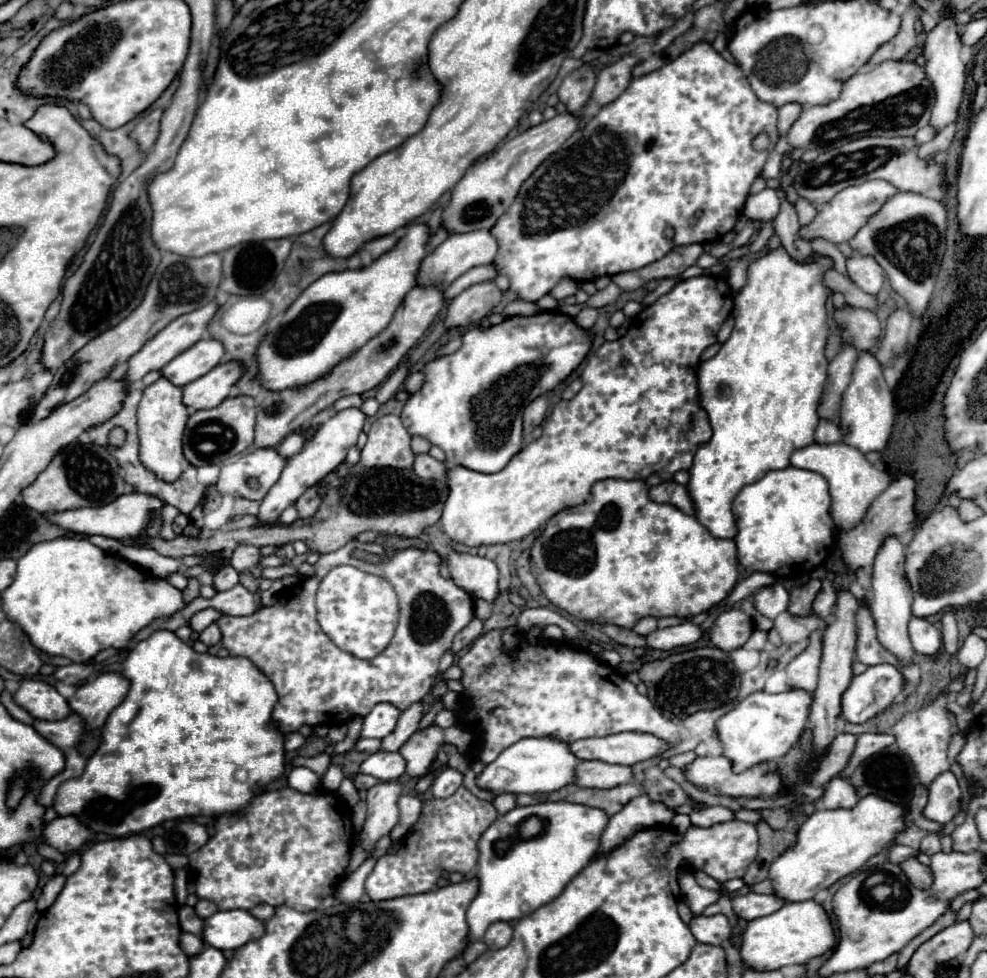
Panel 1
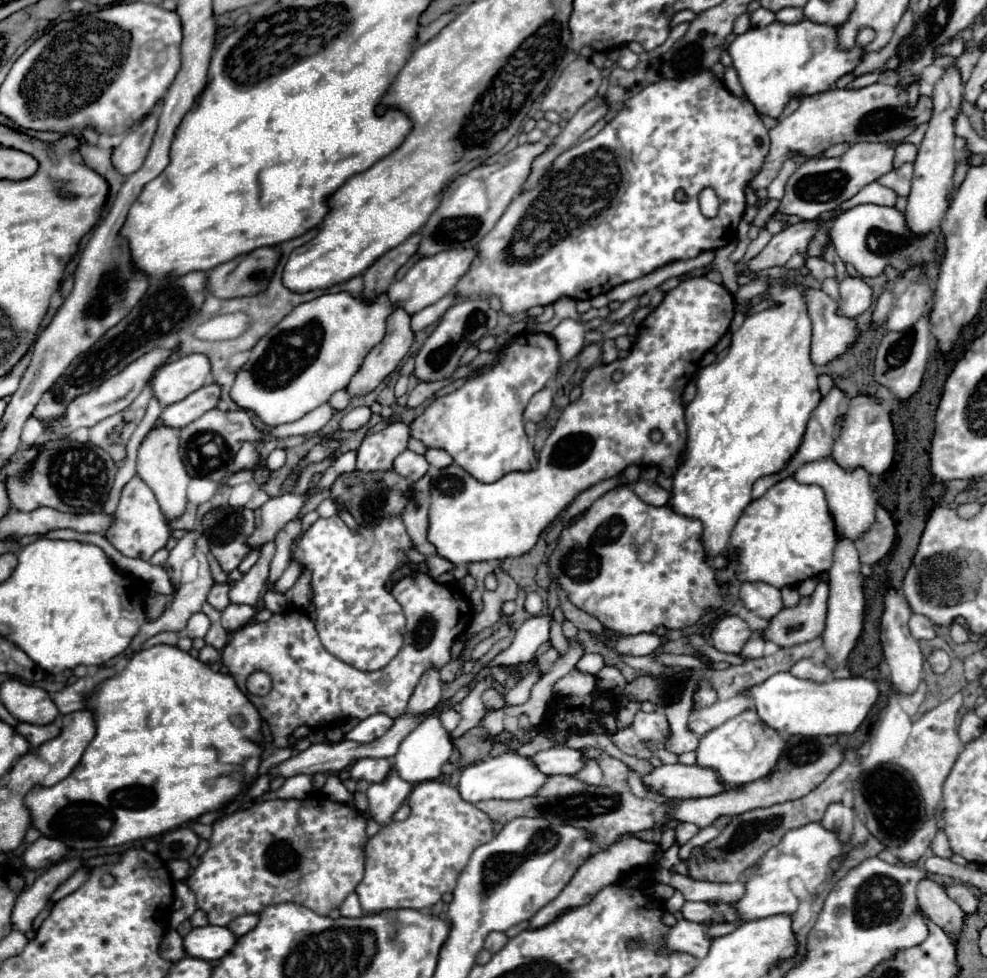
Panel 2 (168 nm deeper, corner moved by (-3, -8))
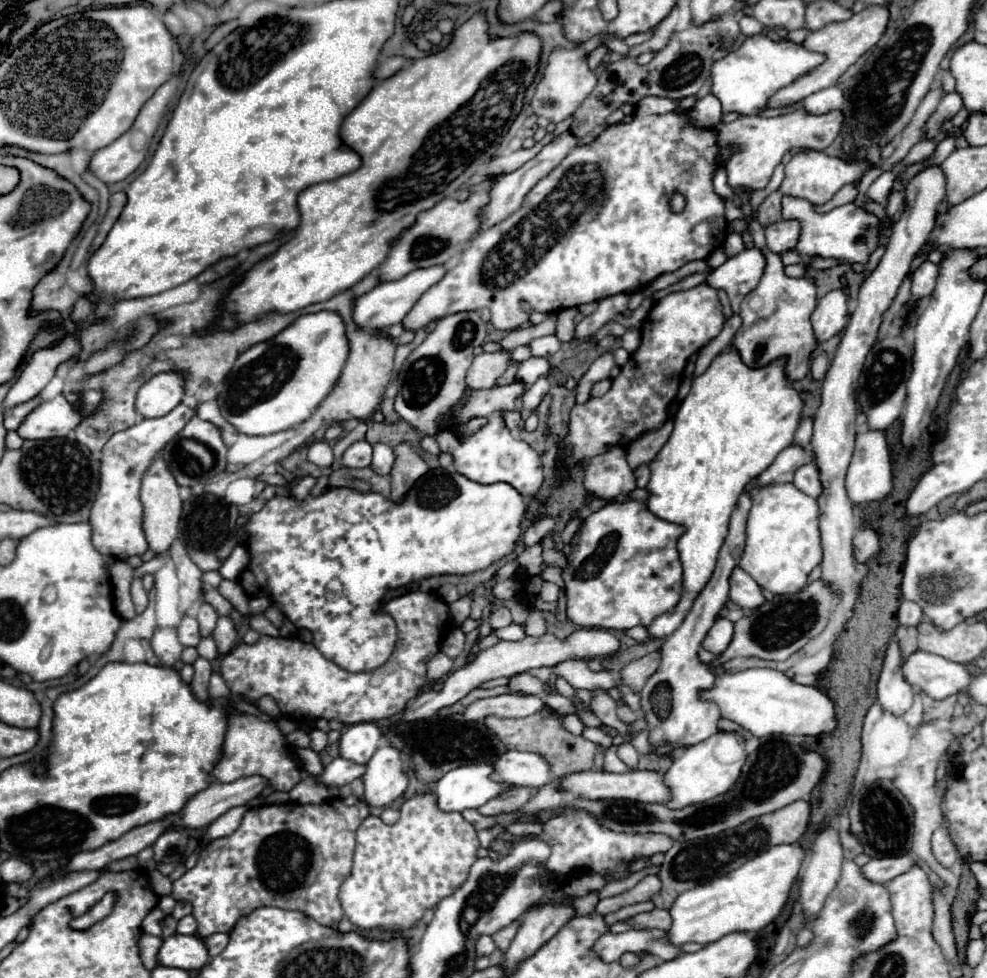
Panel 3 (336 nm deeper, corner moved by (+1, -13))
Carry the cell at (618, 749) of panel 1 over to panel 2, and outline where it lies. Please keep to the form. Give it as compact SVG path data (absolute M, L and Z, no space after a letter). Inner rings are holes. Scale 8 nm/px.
M552 747L532 755L536 769L544 775L572 775L584 765L580 751L568 747Z

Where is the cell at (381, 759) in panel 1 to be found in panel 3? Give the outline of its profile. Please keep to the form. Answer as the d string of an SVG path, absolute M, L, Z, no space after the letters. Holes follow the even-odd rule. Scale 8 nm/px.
M336 758L332 760L324 772L318 776L320 782L324 782L328 788L330 786L344 786L350 784L356 778L362 778L362 774L366 772L366 766L358 766L356 762L346 762L346 758Z

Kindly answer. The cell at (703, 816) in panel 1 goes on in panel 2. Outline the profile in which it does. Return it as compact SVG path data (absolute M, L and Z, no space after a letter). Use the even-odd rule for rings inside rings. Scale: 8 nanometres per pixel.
M678 823L678 825L676 825L676 843L678 843L678 845L684 845L684 843L690 841L696 833L698 833L698 827L696 827L696 825Z

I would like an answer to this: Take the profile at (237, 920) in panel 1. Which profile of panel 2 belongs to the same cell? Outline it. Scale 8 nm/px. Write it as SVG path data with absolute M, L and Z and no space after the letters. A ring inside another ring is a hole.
M198 927L192 929L184 937L184 951L188 957L194 959L204 959L204 961L218 961L222 959L232 947L234 947L234 933L228 931L226 927Z

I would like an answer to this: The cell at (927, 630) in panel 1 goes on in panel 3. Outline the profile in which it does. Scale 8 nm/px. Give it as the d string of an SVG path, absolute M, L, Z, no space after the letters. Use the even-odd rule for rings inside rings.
M902 602L900 610L898 610L898 622L906 628L910 626L918 626L918 622L922 622L922 608L914 602Z

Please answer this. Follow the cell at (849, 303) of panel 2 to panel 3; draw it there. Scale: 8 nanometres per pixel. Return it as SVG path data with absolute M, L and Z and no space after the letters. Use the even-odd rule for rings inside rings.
M832 290L818 300L818 306L812 314L812 326L818 342L826 342L838 334L850 320L848 296L842 290Z

